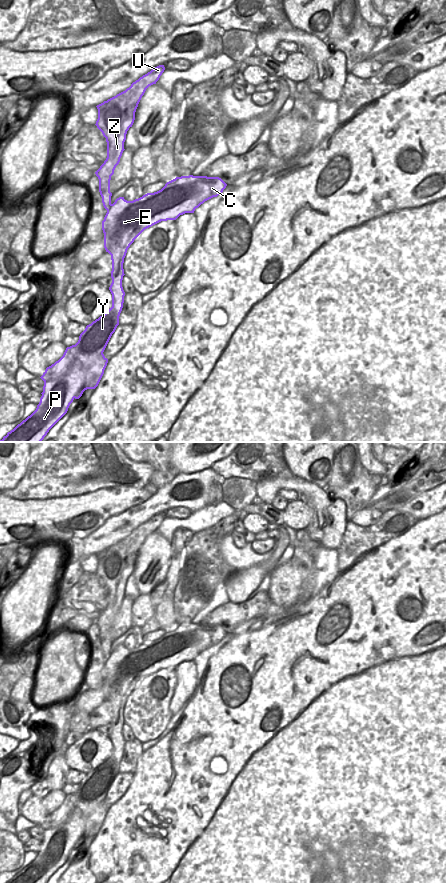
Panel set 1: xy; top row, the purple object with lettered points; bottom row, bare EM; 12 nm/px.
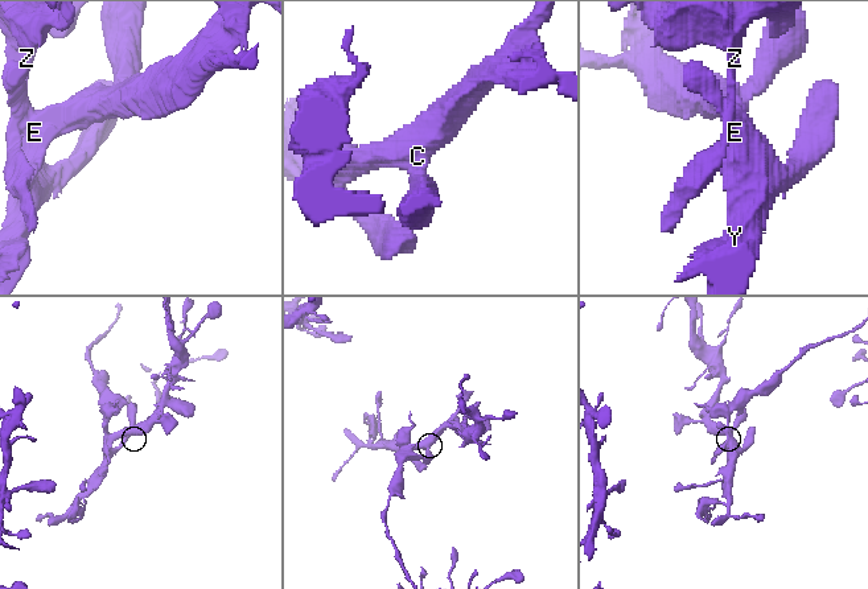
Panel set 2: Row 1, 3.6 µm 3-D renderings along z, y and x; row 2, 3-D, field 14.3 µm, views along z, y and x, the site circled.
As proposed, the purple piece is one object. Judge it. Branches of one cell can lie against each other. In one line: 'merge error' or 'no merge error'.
merge error

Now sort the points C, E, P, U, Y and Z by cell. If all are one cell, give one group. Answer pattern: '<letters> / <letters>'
C E P Y / U Z

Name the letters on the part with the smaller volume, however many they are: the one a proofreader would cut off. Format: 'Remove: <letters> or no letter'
Remove: U, Z

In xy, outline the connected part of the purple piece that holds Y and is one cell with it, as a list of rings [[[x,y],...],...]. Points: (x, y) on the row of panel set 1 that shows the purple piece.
[[[181,176],[167,182],[165,186],[154,193],[147,193],[133,201],[127,201],[124,197],[119,197],[111,204],[102,221],[102,230],[104,233],[104,248],[111,255],[112,283],[109,290],[112,294],[112,307],[98,319],[87,325],[85,330],[80,334],[79,340],[75,345],[67,347],[63,356],[51,366],[47,367],[40,377],[44,381],[43,392],[36,410],[18,424],[13,430],[7,433],[0,442],[41,442],[49,430],[67,413],[70,404],[74,399],[79,399],[87,389],[95,389],[107,366],[108,359],[103,352],[117,326],[119,325],[119,316],[123,308],[125,292],[122,287],[124,274],[123,263],[127,250],[134,240],[147,228],[167,220],[176,220],[180,215],[185,213],[194,213],[205,201],[217,197],[226,188],[227,184],[219,177],[207,176]]]

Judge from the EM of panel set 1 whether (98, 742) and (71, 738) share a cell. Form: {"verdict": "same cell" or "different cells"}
{"verdict": "different cells"}

